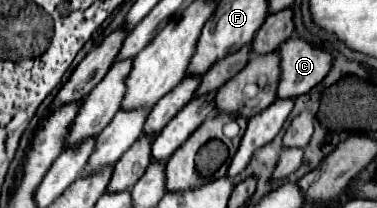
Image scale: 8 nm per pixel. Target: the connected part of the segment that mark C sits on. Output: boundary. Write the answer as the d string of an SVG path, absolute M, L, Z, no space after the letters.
M290 37L280 45L282 53L282 83L278 85L280 99L298 97L316 87L332 69L334 57L328 51L308 43L302 37Z

